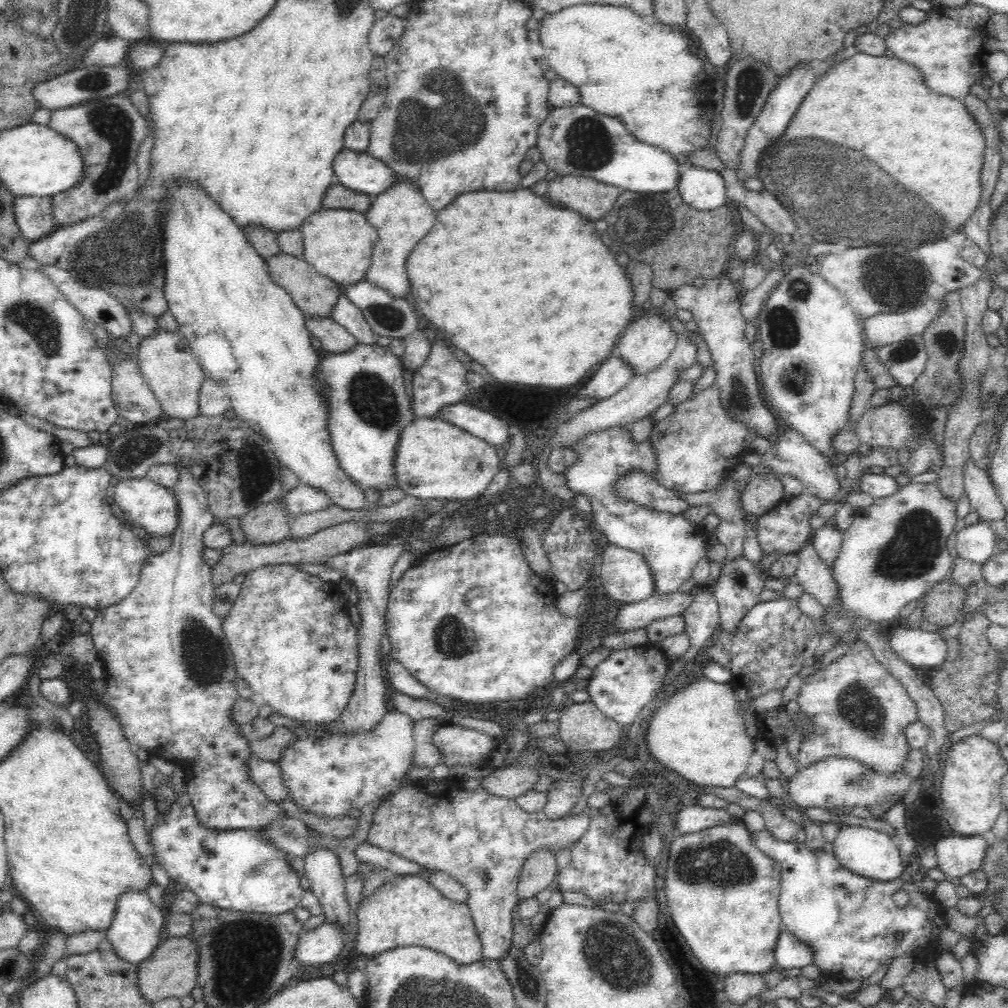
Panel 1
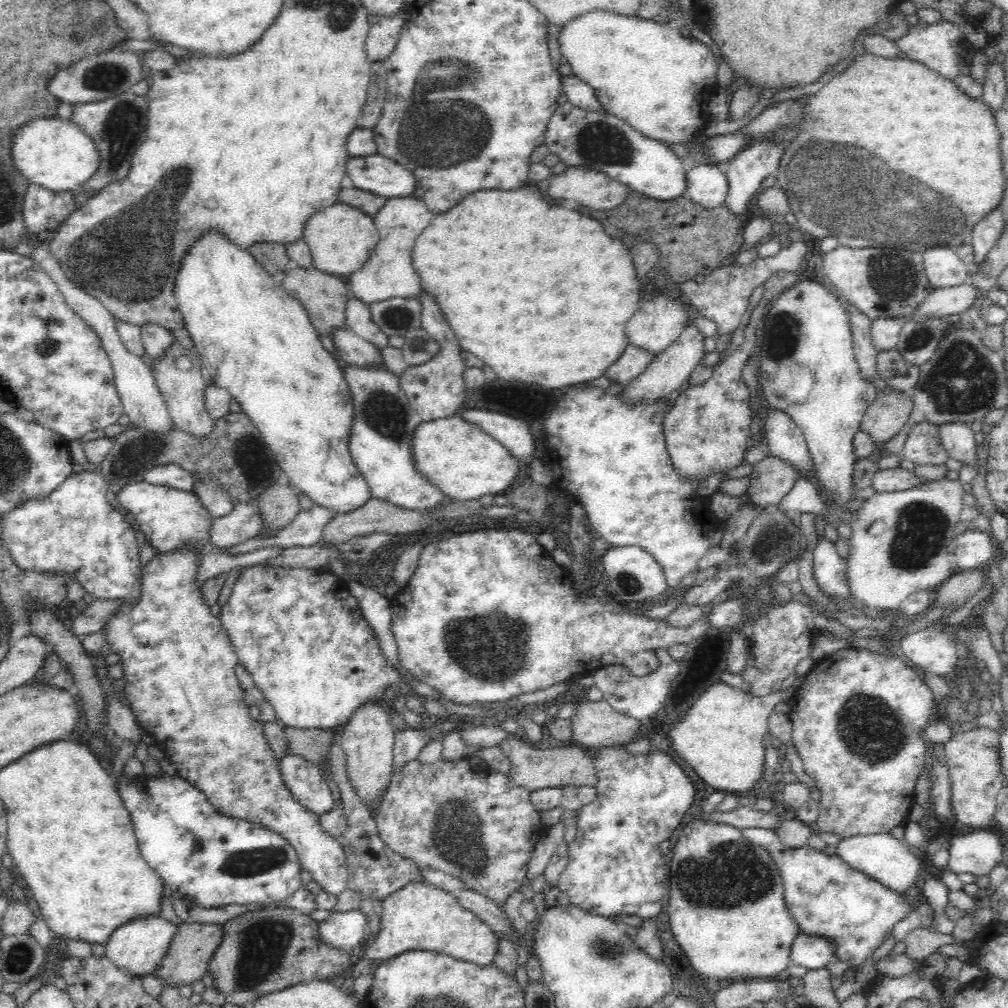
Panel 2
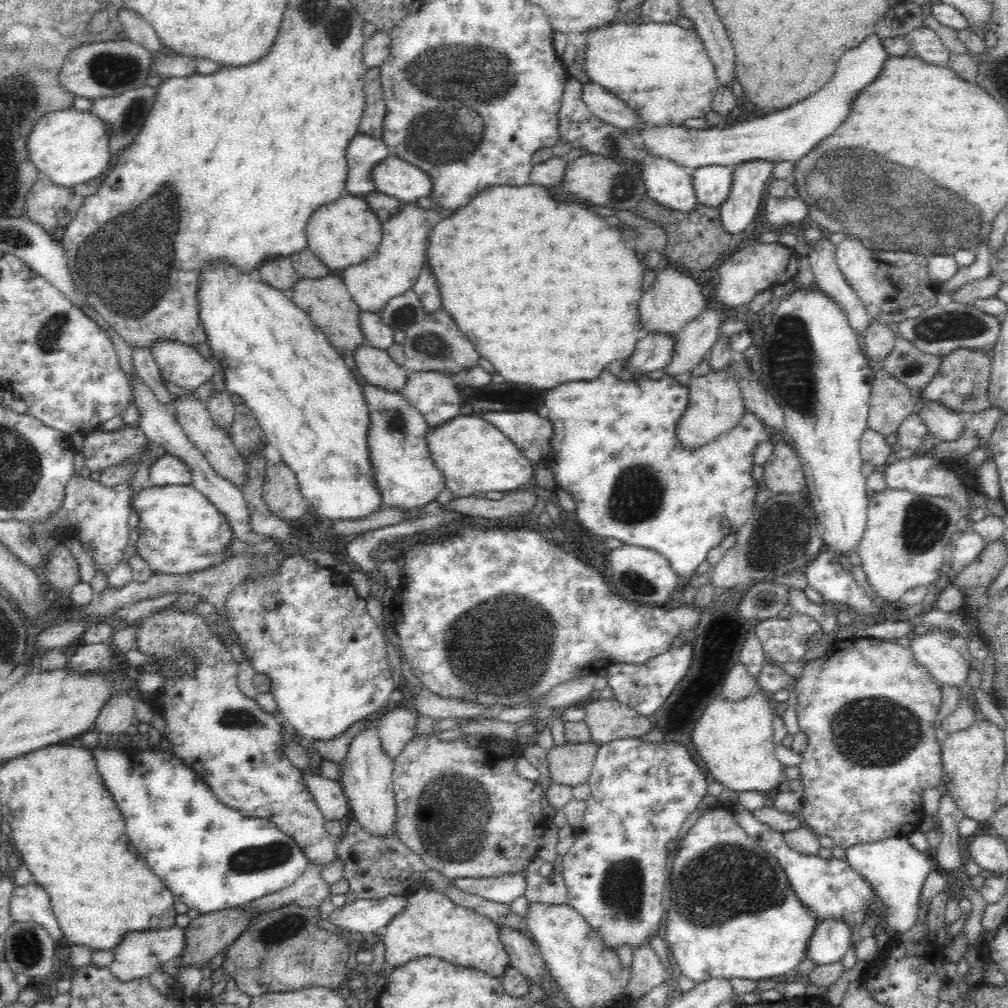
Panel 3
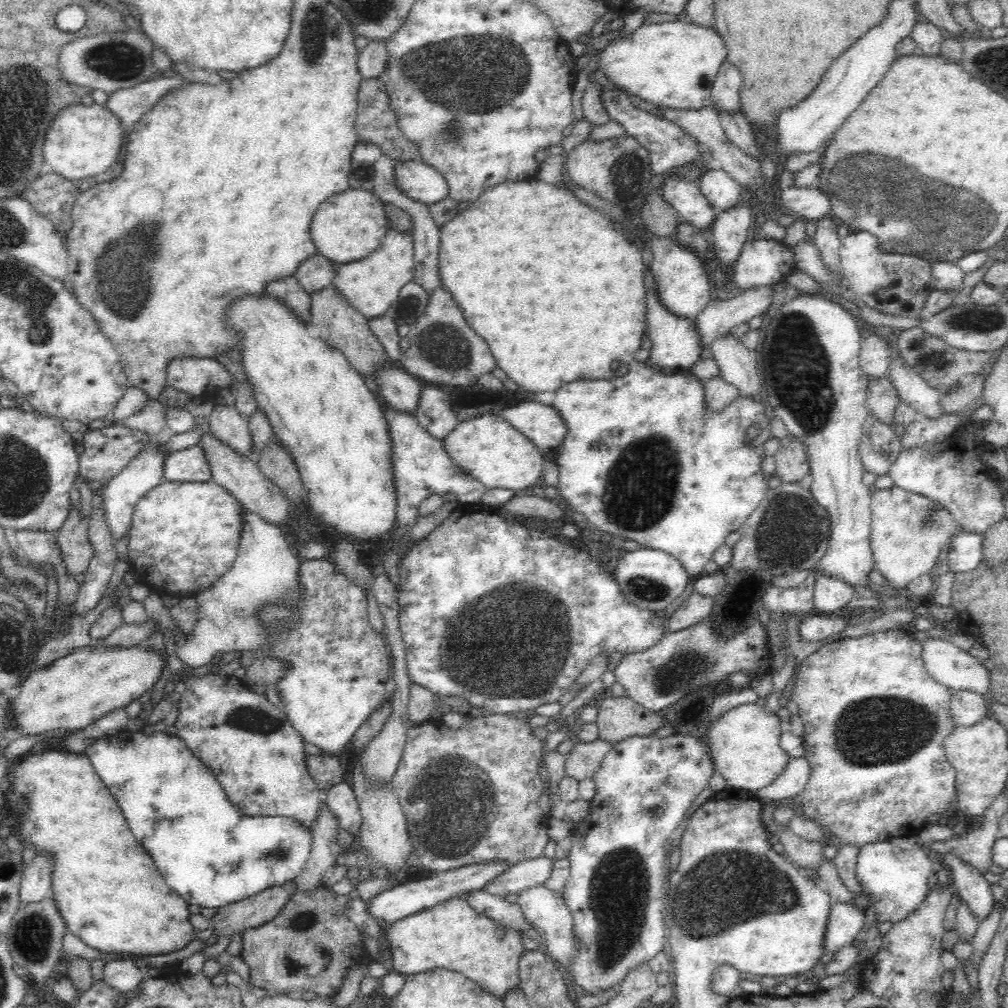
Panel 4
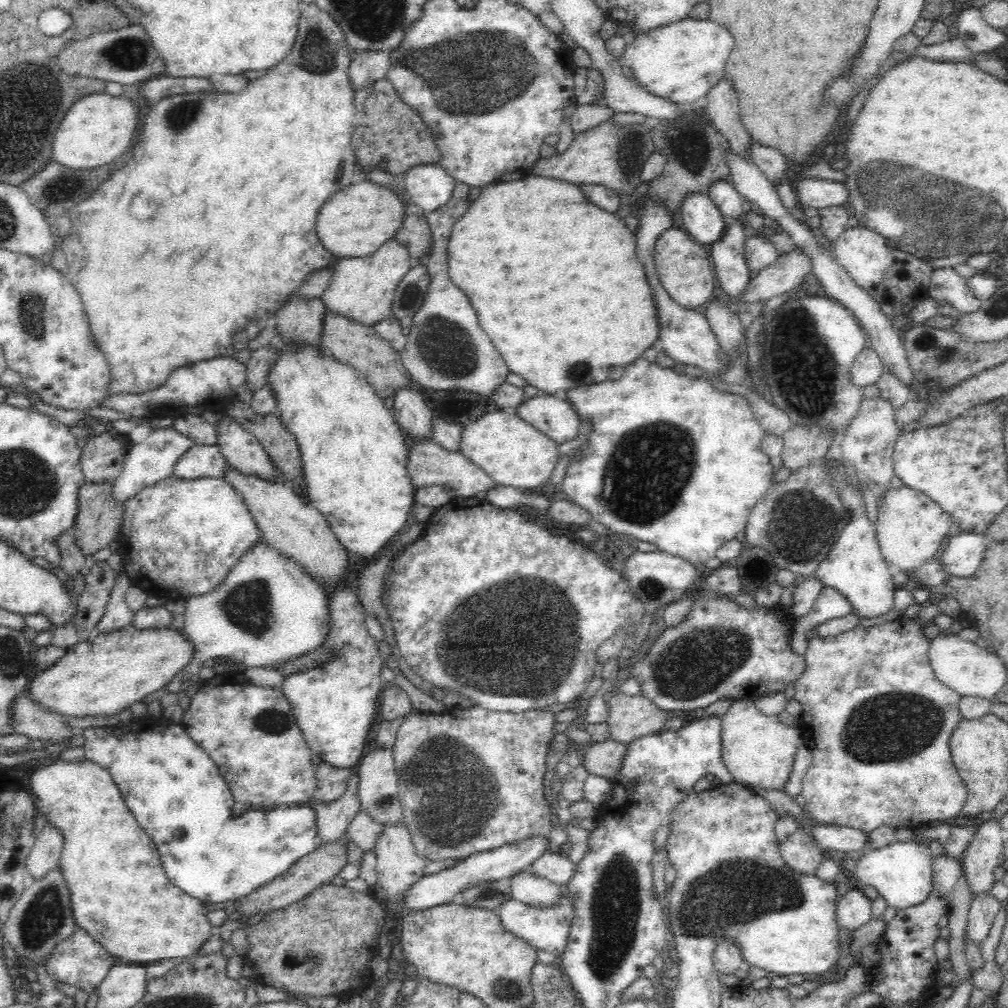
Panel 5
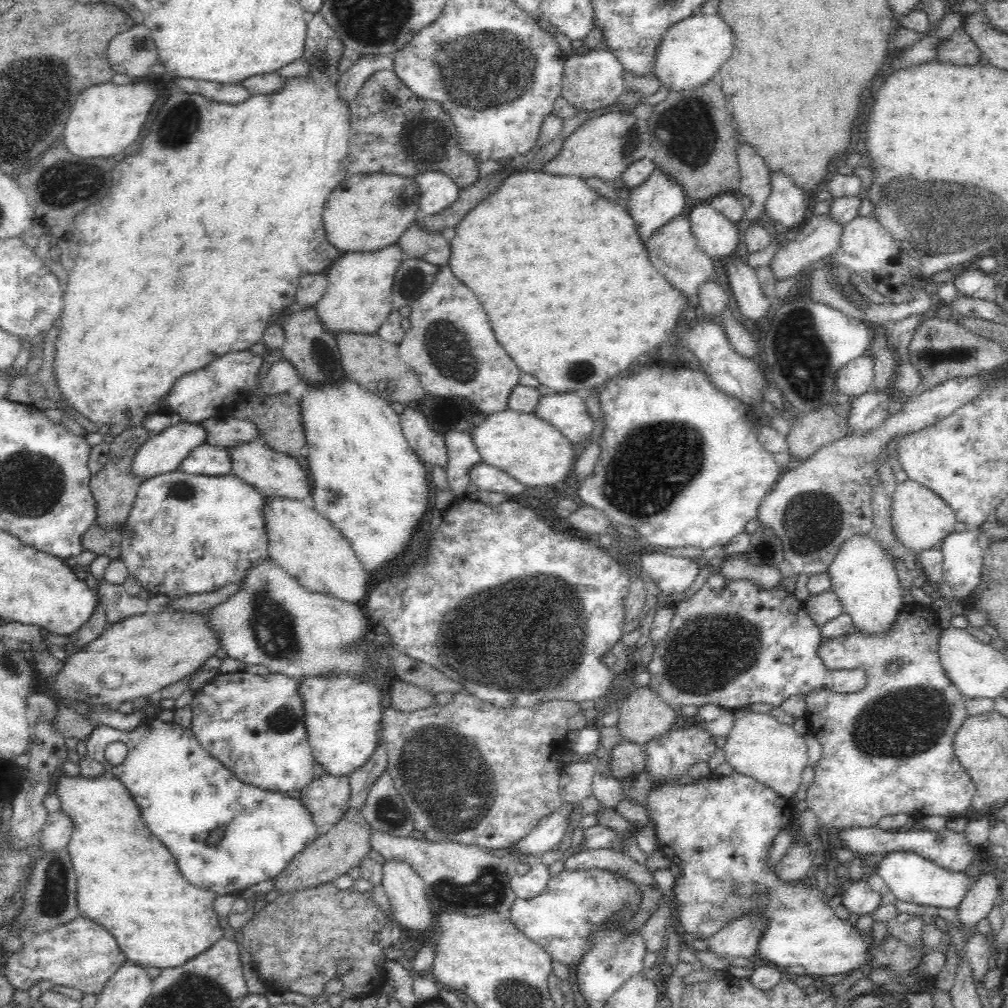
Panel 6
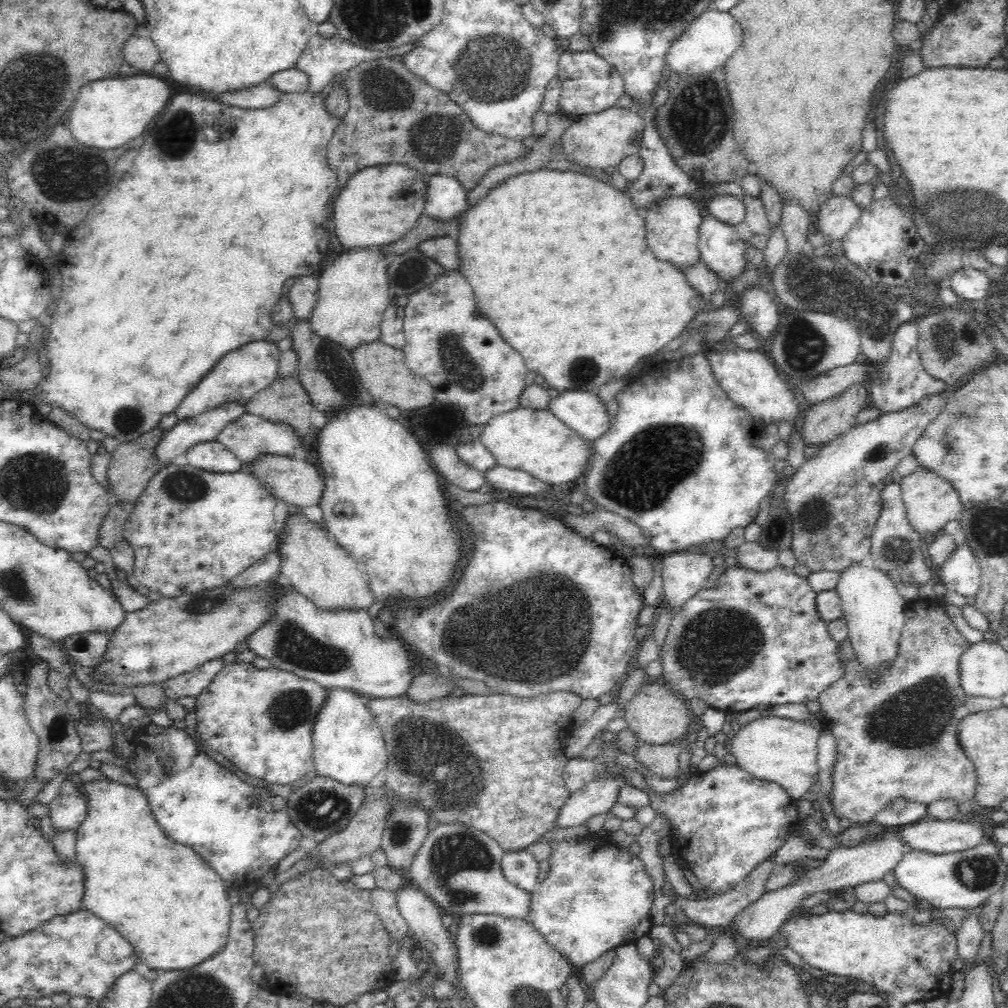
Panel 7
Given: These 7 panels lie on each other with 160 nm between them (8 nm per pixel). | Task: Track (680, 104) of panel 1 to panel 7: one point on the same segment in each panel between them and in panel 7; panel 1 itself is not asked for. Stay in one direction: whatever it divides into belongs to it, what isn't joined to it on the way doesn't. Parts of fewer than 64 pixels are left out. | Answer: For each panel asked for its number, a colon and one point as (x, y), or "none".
2: (657, 78)
3: (662, 71)
4: (674, 64)
5: (681, 61)
6: (691, 52)
7: (707, 42)

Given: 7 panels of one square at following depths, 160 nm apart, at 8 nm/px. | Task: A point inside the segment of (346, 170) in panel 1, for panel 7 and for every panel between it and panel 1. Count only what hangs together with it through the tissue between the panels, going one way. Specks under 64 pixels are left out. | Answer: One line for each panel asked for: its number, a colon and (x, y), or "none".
2: (374, 173)
3: (393, 176)
4: (417, 180)
5: (429, 186)
6: (437, 191)
7: (445, 196)

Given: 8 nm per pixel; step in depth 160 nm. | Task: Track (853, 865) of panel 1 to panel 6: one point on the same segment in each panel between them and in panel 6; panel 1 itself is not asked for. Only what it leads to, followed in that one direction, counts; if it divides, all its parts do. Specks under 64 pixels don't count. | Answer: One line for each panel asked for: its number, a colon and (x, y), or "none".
2: (882, 857)
3: (896, 871)
4: (894, 874)
5: (902, 873)
6: (912, 879)

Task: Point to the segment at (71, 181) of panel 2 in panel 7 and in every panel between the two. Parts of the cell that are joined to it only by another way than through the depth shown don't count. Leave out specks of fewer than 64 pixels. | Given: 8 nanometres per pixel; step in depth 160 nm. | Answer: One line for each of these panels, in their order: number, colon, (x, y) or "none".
3: (70, 147)
4: (84, 140)
5: (98, 128)
6: (106, 119)
7: (108, 112)

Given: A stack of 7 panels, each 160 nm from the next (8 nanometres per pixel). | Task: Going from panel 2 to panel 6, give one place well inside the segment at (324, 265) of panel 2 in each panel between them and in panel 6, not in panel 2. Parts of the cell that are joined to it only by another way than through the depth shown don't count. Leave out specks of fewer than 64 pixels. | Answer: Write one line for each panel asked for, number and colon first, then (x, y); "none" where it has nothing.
3: (342, 233)
4: (350, 225)
5: (356, 220)
6: (366, 212)

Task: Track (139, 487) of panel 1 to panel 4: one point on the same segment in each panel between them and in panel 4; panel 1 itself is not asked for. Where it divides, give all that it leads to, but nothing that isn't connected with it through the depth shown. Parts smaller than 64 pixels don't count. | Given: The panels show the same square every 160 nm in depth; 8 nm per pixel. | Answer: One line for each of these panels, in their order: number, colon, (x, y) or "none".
2: (168, 517)
3: (181, 532)
4: (184, 536)

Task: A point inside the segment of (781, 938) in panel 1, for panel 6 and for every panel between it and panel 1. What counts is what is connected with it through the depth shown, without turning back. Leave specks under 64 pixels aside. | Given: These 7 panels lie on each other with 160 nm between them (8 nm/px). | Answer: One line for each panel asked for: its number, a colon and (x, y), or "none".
2: (813, 952)
3: (828, 944)
4: (844, 922)
5: (853, 910)
6: (859, 898)

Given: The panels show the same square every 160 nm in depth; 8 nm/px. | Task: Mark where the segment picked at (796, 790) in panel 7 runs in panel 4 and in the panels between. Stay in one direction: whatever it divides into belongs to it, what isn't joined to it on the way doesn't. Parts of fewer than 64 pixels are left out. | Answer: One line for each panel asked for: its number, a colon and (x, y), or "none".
4: (744, 743)
5: (758, 750)
6: (758, 746)

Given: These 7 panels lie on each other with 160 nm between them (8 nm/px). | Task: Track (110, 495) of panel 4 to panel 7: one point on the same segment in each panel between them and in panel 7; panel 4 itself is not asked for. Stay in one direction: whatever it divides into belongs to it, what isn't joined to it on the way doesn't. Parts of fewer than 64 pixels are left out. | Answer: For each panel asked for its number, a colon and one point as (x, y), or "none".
5: (152, 460)
6: (163, 452)
7: (204, 428)

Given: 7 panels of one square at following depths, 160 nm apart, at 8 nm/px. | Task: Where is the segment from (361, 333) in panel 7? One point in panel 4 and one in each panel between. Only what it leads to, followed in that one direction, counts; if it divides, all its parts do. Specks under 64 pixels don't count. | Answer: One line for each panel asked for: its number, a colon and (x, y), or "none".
4: (371, 285)
5: (362, 288)
6: (357, 299)

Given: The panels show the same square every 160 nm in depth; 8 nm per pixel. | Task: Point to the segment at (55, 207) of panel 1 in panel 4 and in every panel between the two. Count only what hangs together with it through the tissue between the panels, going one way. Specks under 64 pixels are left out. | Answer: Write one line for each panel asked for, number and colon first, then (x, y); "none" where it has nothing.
2: (117, 125)
3: (123, 115)
4: (129, 104)

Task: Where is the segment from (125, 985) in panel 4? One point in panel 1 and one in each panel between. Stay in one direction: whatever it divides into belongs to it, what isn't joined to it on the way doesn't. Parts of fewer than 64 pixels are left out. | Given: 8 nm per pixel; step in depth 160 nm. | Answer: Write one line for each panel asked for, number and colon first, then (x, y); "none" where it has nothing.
1: (136, 929)
2: (140, 944)
3: (138, 954)

